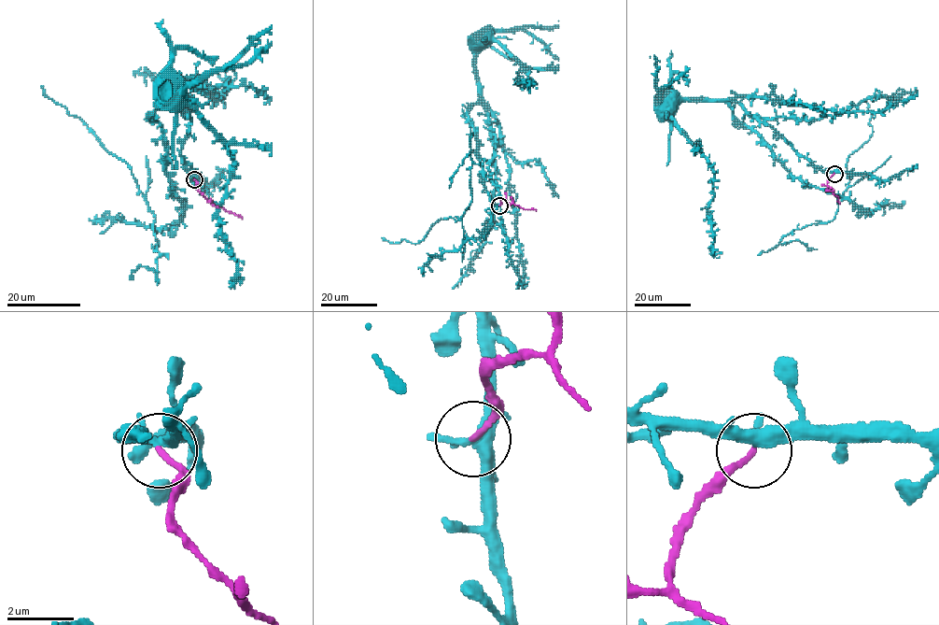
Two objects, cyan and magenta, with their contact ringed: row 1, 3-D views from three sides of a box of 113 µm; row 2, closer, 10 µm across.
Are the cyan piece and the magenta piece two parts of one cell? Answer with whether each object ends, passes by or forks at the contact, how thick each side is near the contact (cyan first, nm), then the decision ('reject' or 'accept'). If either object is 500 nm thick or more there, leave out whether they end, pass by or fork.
cyan forks | magenta ends | 320/150 nm | reject

